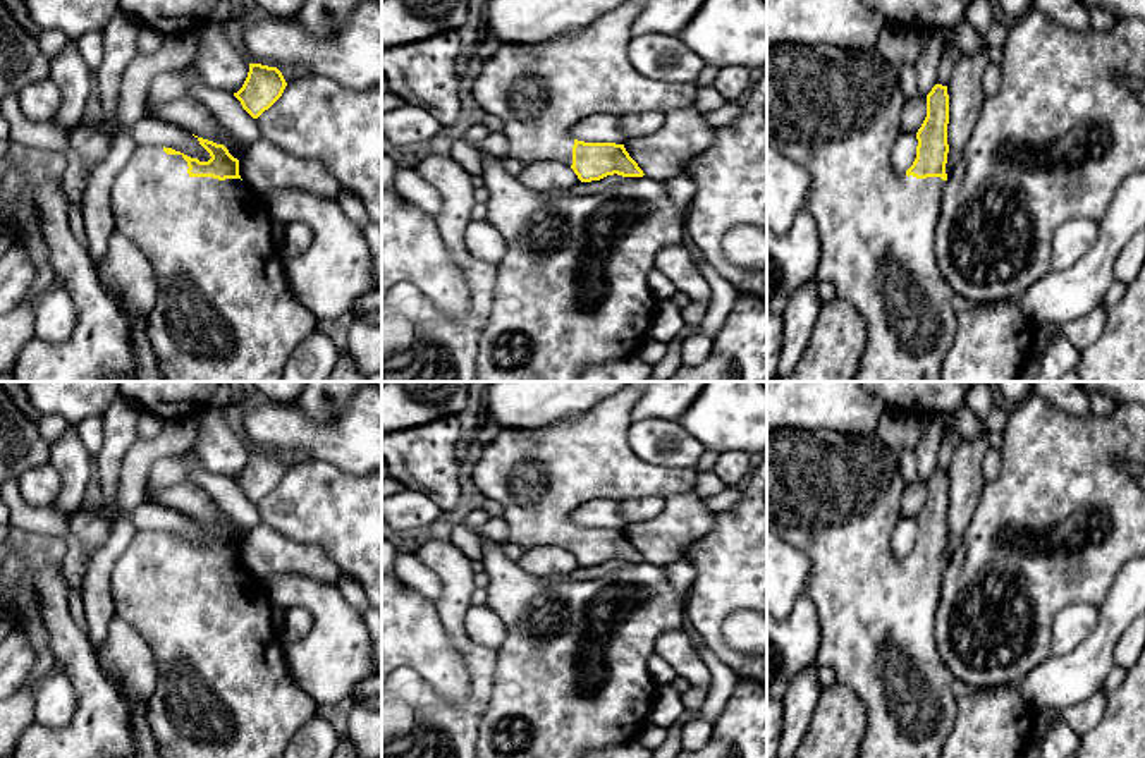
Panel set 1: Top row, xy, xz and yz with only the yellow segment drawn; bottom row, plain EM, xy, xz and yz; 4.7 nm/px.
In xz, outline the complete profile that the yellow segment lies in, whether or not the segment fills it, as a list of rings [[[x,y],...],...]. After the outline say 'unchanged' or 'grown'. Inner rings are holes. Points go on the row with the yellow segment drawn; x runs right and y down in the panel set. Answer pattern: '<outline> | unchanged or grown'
[[[626,0],[602,14],[574,34],[533,45],[500,45],[481,64],[471,96],[487,113],[502,120],[511,156],[530,165],[555,160],[569,165],[581,182],[607,175],[643,177],[643,170],[629,156],[624,144],[585,143],[571,136],[571,129],[595,113],[667,113],[695,107],[696,84],[672,84],[640,74],[629,62],[631,26],[646,0]]] | grown

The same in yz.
[[[779,43],[767,46],[767,144],[782,156],[803,167],[810,175],[810,194],[806,210],[817,222],[820,237],[820,263],[817,270],[818,280],[827,280],[836,289],[836,297],[849,303],[865,321],[865,349],[860,358],[853,382],[940,382],[940,368],[947,351],[952,345],[958,318],[951,306],[952,290],[940,275],[935,254],[937,222],[940,218],[942,187],[947,180],[947,124],[949,124],[949,95],[947,86],[935,84],[927,95],[927,117],[916,132],[916,158],[906,172],[896,172],[891,162],[892,148],[901,134],[899,122],[904,95],[899,86],[897,67],[894,67],[882,53],[873,50],[853,50],[834,45],[794,45]]] | grown

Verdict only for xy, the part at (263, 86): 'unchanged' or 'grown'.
unchanged

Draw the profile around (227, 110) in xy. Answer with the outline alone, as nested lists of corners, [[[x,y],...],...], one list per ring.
[[[184,69],[184,77],[189,95],[199,100],[223,129],[248,146],[261,138],[256,119],[242,108],[232,93],[206,86],[193,69]]]

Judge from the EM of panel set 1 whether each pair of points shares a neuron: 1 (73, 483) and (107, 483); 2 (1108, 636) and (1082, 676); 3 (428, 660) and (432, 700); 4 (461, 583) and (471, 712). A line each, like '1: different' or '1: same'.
1: different
2: same
3: different
4: same

